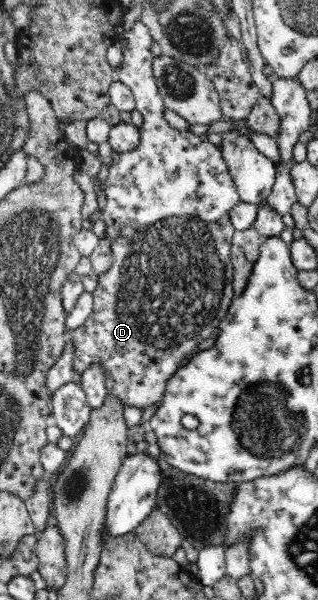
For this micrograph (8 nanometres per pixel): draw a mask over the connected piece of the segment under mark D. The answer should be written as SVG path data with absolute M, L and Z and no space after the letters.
M140 20L136 21L128 30L125 30L121 37L122 43L122 63L113 68L113 77L122 83L125 83L131 90L135 99L135 108L143 115L143 125L139 128L140 141L136 149L113 153L112 163L109 167L108 178L103 183L103 191L105 192L106 205L102 211L101 219L105 223L105 237L110 244L112 250L112 265L108 271L98 274L97 286L91 292L93 296L93 307L89 316L76 329L66 331L67 342L72 342L73 346L73 363L72 370L82 375L84 371L88 371L90 367L99 365L104 371L105 387L110 395L114 395L123 407L136 407L142 409L150 407L150 405L158 404L165 393L166 383L178 372L182 361L189 356L196 354L199 345L212 336L219 323L226 315L230 307L232 299L235 298L233 290L233 265L230 262L230 247L233 244L233 235L235 227L230 221L230 210L241 200L238 190L228 174L226 162L224 162L221 150L215 144L205 140L200 140L200 136L194 135L188 131L180 131L168 125L164 120L162 113L166 111L166 106L162 102L162 96L158 92L156 80L152 76L152 59L155 55L151 50L153 42L148 32L148 27Z

